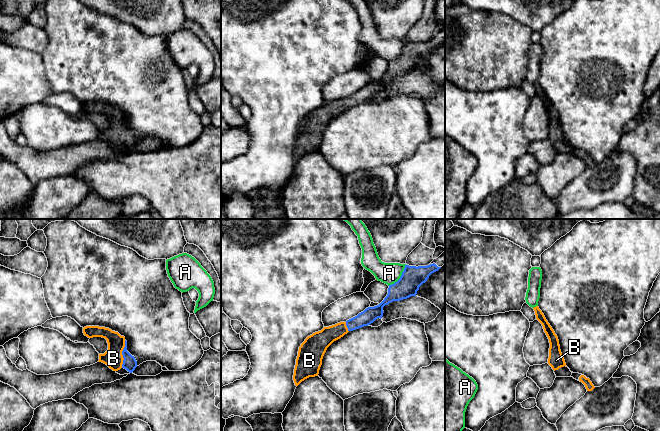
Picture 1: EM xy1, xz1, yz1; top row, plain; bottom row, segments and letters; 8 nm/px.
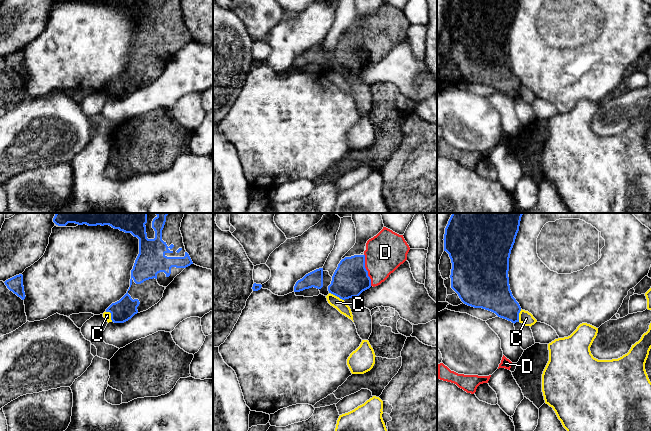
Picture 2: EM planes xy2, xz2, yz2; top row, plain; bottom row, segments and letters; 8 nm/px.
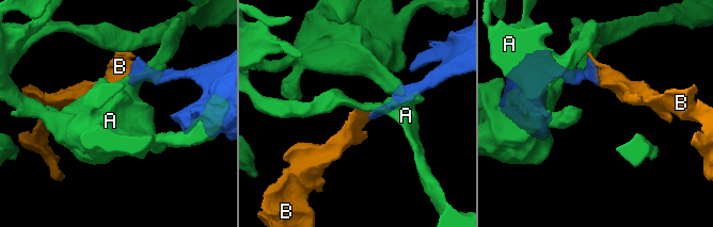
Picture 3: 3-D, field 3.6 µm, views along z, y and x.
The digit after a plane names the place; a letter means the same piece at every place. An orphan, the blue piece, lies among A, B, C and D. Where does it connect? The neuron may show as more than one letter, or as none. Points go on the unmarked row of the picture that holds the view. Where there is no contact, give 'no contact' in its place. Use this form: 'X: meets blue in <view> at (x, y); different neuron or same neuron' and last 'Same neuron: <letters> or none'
A: meets blue in xz1 at (400, 53); different neuron
B: meets blue in xy1 at (122, 130); same neuron
C: meets blue in xz2 at (336, 71); different neuron
D: meets blue in xz2 at (366, 46); same neuron
Same neuron: B, D

